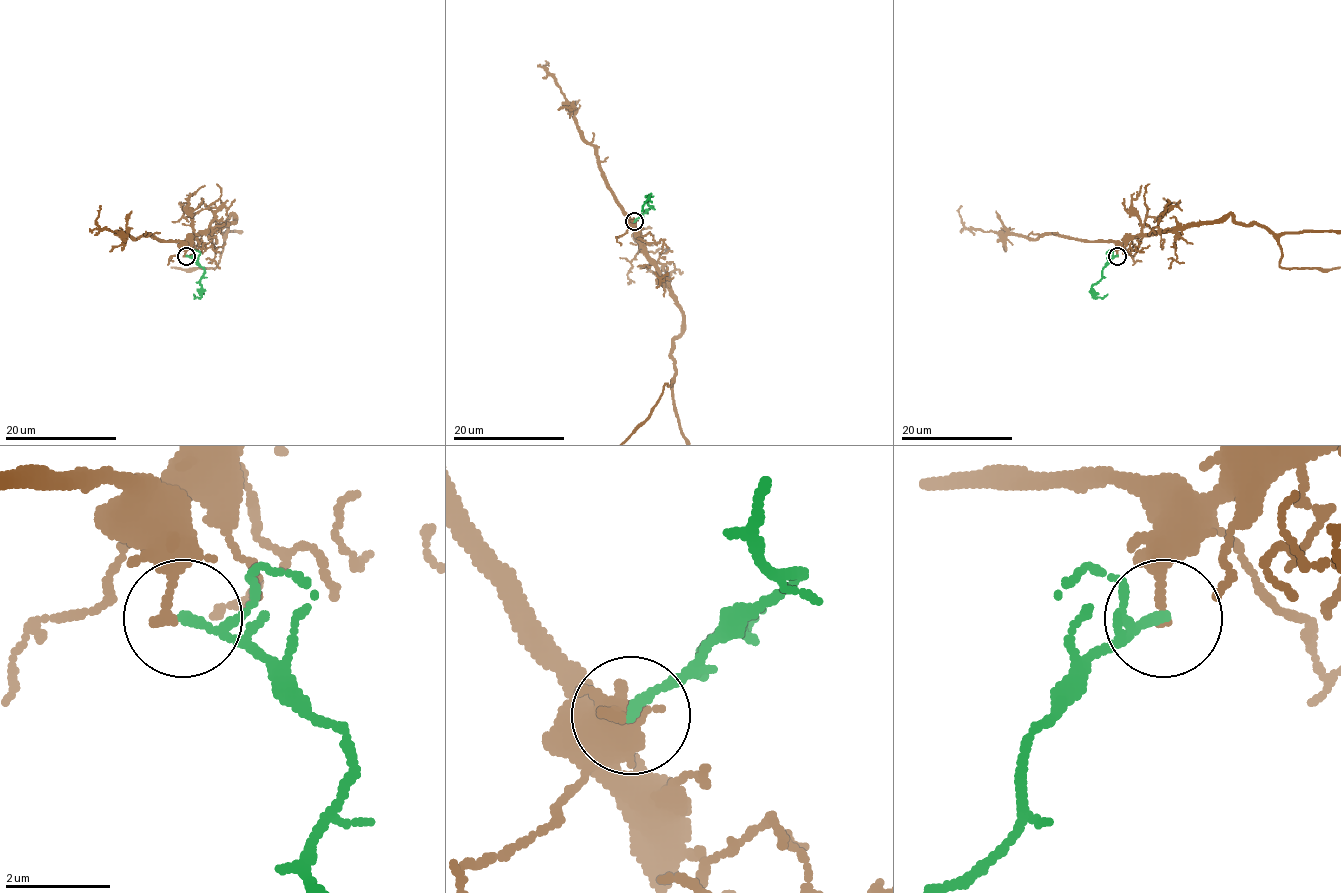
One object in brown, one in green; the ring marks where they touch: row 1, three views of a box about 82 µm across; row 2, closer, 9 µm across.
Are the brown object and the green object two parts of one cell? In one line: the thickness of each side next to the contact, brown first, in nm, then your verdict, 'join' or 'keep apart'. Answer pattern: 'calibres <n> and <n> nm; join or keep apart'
calibres 180 and 180 nm; keep apart

